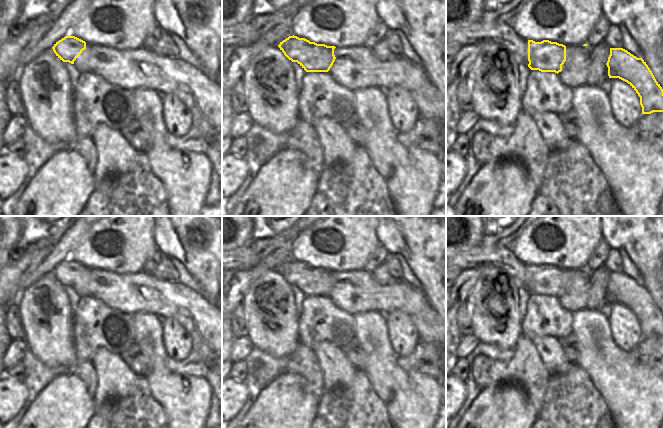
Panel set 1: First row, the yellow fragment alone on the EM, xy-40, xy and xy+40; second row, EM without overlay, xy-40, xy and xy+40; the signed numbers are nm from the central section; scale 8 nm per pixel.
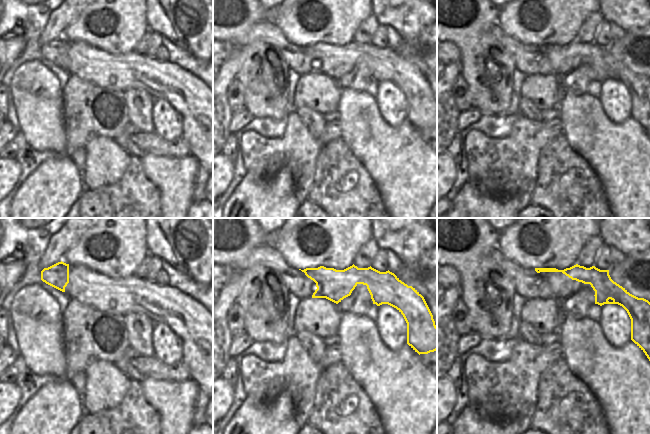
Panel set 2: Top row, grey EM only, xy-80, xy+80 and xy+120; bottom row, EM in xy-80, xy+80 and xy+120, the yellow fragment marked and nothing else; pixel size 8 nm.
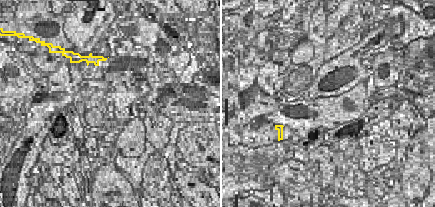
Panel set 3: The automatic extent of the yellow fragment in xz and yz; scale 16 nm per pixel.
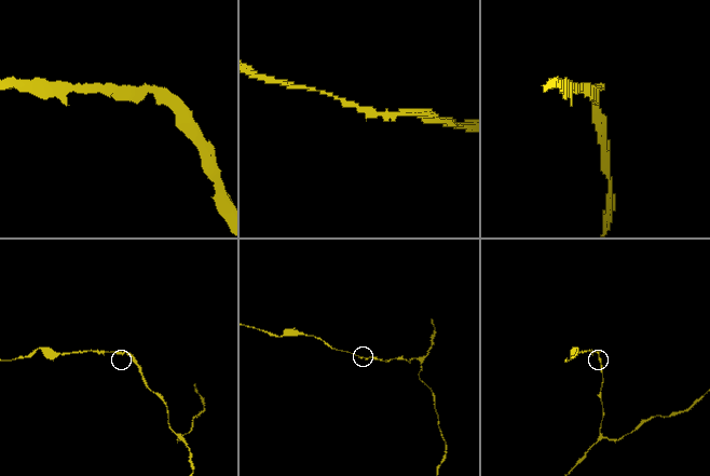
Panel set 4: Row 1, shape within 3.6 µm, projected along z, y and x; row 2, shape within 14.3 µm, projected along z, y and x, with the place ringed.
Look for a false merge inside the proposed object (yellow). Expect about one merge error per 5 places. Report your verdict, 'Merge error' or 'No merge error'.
No merge error.

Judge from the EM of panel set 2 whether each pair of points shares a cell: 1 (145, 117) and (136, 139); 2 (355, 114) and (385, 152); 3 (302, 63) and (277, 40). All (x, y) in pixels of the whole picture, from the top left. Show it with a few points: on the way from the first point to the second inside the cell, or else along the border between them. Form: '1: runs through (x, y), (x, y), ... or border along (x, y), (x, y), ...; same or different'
1: border along (130, 122), (144, 131), (154, 132); different
2: runs through (362, 123), (363, 129), (376, 143); same
3: runs through (295, 56), (289, 51), (284, 50), (283, 47); same

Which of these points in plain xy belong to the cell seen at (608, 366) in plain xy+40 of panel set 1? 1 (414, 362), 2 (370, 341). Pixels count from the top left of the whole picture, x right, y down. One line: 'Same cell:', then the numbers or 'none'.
Same cell: 2

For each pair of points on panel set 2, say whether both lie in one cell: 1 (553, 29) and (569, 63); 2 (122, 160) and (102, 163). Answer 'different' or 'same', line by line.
1: different
2: same

